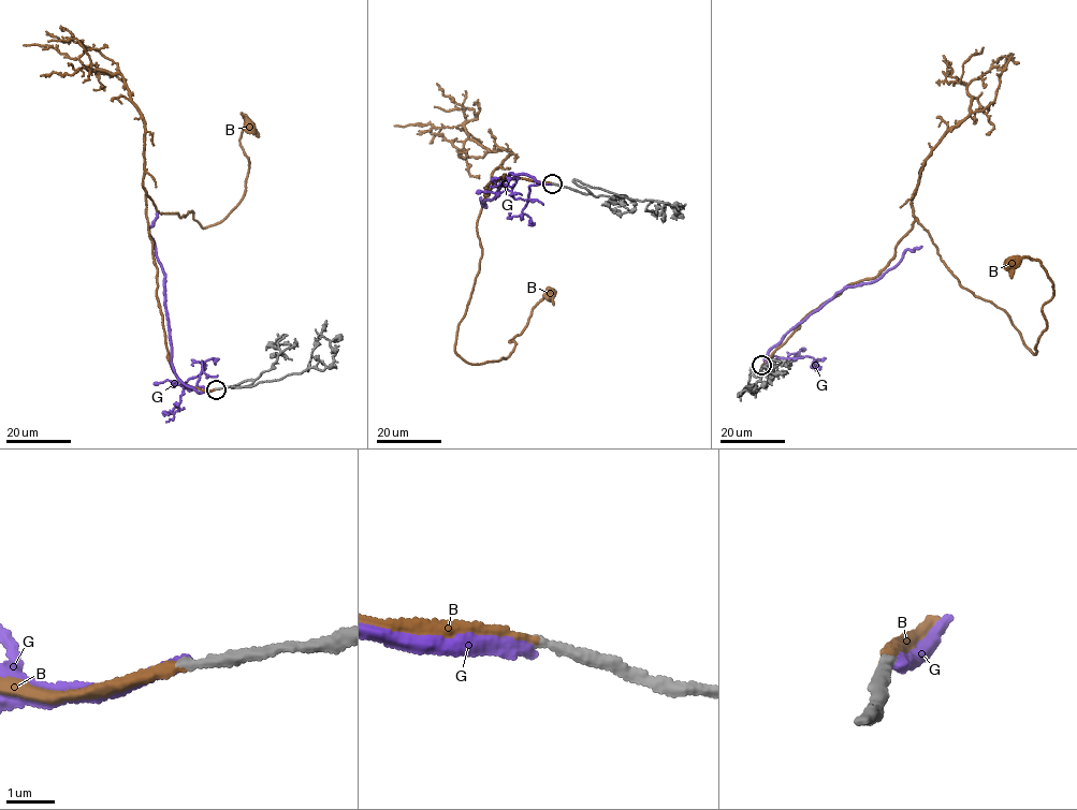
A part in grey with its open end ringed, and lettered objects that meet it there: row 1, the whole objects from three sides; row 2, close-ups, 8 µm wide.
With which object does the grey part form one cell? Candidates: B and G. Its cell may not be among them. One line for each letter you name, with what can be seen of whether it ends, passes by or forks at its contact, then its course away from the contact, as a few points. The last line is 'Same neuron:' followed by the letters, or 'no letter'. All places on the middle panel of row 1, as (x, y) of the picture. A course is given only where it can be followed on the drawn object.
B: it ends | via (553, 183), (506, 174), (489, 195), (484, 187), (479, 269), (455, 351), (472, 364), (507, 357), (549, 294)
Same neuron: B

